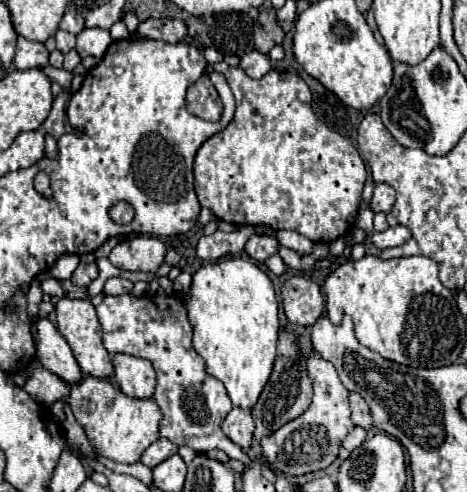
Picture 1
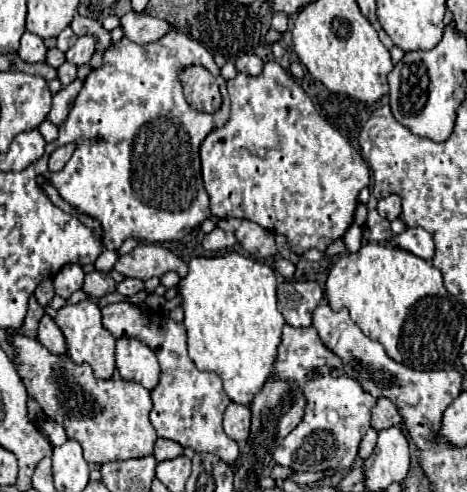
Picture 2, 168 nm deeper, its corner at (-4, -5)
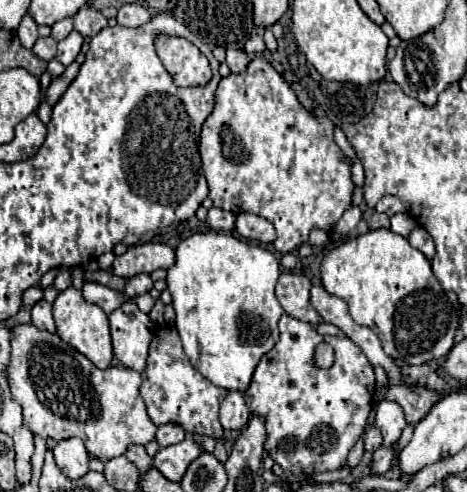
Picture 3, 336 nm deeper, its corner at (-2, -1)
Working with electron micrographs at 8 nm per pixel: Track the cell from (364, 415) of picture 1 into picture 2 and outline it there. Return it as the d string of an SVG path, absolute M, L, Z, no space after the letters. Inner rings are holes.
M378 398L378 404L372 410L372 428L374 430L384 430L396 424L402 424L404 418L398 414L398 408L394 406L394 402L390 402L390 398Z

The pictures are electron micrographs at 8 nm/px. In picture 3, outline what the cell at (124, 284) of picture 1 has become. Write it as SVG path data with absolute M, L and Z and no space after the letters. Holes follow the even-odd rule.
M136 274L132 278L126 280L126 288L124 292L134 298L134 296L140 296L144 292L150 292L152 290L152 278L148 274Z

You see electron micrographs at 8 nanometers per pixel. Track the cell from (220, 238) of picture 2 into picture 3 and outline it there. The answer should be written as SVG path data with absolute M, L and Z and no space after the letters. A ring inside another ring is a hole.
M210 208L206 224L216 232L230 232L234 228L234 220L236 220L236 216L232 212L224 212L220 208Z

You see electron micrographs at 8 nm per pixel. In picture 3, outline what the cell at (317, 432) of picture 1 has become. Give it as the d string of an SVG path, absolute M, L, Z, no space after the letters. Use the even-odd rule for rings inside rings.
M288 314L280 318L278 328L278 342L264 354L244 392L250 412L266 418L268 442L264 448L284 472L294 476L338 470L364 432L376 388L374 370L350 338L322 336L316 324L300 322ZM320 342L328 342L336 352L334 366L328 370L314 368L312 364L314 346Z

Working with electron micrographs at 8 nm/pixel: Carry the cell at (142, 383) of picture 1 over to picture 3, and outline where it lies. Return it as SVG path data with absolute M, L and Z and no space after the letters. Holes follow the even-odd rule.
M128 300L124 306L110 314L110 332L114 356L130 370L144 372L148 346L152 340L150 328L138 320L138 316L146 316L138 310L138 306Z

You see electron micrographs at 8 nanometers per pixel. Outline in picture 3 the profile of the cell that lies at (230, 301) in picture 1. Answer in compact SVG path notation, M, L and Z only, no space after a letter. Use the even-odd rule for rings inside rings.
M224 232L192 234L176 248L176 262L168 268L166 278L176 310L176 328L192 366L214 386L244 392L250 386L254 368L258 366L260 358L276 344L278 320L284 314L274 296L278 276L280 270L274 254Z

